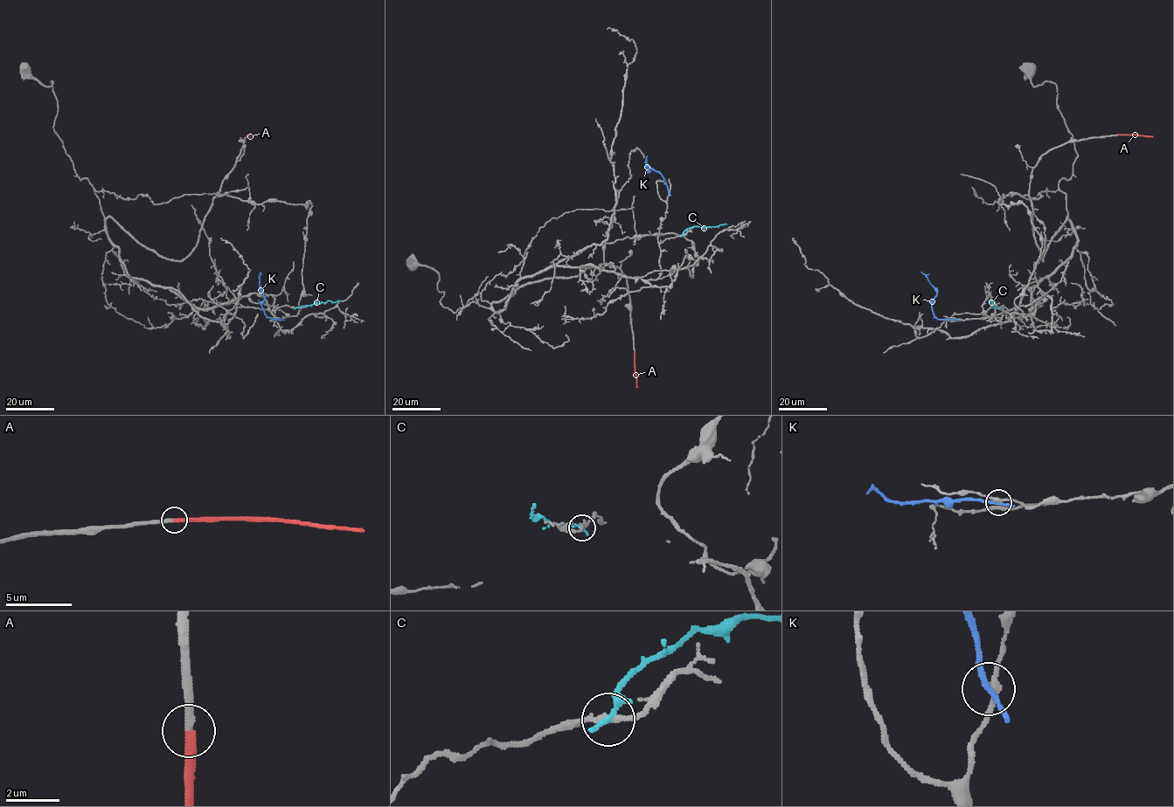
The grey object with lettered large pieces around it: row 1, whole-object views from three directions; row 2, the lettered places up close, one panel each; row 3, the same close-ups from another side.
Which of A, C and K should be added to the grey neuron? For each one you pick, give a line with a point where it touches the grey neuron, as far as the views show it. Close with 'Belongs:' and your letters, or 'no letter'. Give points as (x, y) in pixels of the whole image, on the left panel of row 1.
A: meets grey at (247, 134)
Belongs: A

